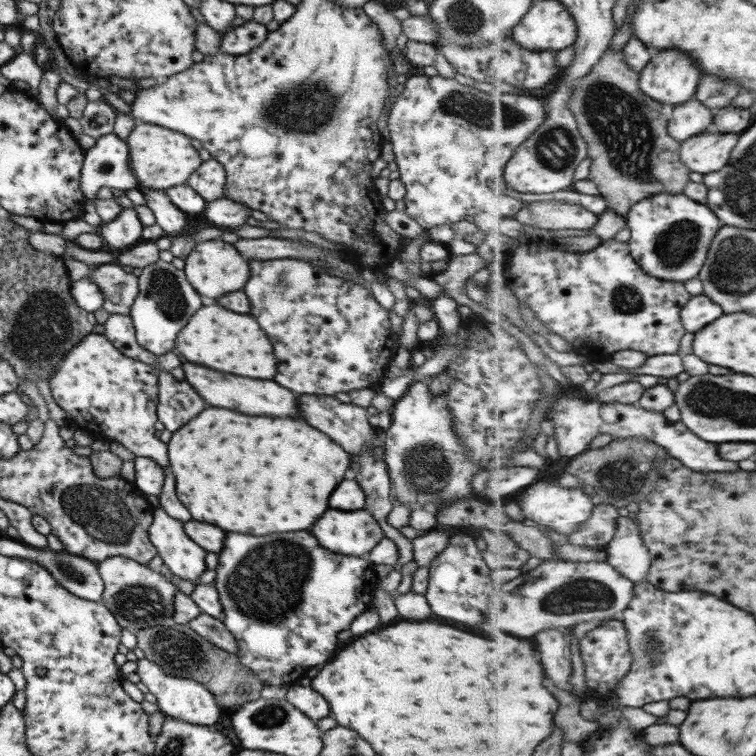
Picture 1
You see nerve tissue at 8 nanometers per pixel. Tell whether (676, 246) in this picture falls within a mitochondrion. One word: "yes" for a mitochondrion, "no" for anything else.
yes

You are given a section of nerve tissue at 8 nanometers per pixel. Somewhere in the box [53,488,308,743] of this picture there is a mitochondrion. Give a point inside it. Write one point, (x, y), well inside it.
(182, 652)

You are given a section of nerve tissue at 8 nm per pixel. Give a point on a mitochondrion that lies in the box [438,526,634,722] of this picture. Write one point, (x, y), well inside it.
(583, 595)

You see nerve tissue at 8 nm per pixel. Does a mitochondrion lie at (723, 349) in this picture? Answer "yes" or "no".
no

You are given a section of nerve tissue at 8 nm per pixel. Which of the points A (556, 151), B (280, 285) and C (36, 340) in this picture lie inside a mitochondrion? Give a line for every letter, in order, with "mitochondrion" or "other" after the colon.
A: mitochondrion
B: mitochondrion
C: mitochondrion

